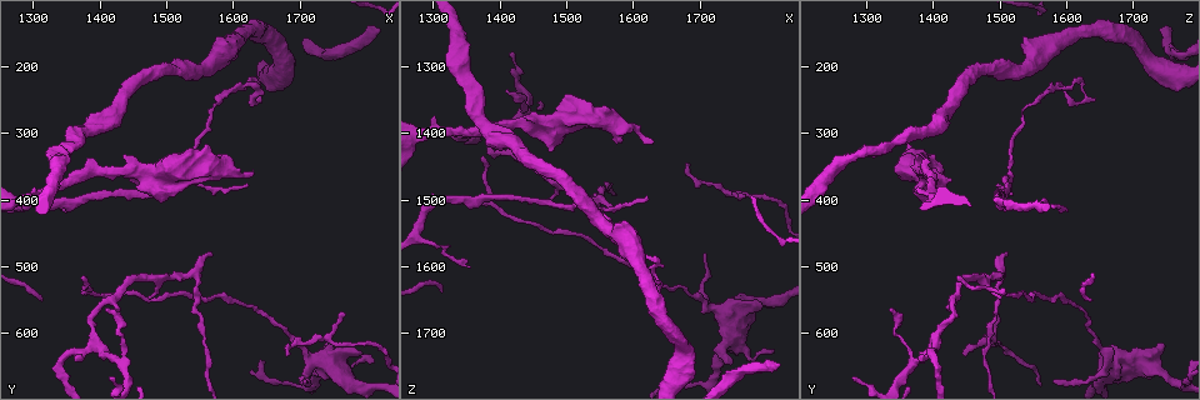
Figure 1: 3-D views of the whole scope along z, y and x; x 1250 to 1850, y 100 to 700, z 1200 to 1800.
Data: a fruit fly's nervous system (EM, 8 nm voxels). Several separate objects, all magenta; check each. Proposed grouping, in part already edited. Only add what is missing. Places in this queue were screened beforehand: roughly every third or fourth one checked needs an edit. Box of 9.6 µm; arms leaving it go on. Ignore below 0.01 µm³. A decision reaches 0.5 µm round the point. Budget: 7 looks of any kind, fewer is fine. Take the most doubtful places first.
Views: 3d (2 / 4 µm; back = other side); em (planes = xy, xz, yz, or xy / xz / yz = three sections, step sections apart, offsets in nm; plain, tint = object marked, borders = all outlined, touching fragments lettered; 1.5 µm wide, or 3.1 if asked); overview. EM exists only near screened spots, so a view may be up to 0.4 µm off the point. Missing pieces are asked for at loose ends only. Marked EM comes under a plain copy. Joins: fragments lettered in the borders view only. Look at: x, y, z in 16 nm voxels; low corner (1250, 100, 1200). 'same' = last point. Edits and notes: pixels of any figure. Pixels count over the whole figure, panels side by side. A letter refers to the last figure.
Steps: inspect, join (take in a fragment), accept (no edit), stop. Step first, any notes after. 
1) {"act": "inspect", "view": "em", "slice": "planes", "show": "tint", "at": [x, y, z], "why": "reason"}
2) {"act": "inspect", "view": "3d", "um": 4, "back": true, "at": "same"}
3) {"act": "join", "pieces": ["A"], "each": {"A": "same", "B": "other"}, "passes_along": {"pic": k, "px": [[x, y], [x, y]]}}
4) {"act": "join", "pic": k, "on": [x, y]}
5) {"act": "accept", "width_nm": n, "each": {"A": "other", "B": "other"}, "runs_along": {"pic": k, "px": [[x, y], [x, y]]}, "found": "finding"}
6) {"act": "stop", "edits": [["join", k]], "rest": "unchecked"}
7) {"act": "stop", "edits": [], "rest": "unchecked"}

{"act": "inspect", "view": "3d", "um": 4, "at": [1625, 385, 1500], "why": "tapers out"}

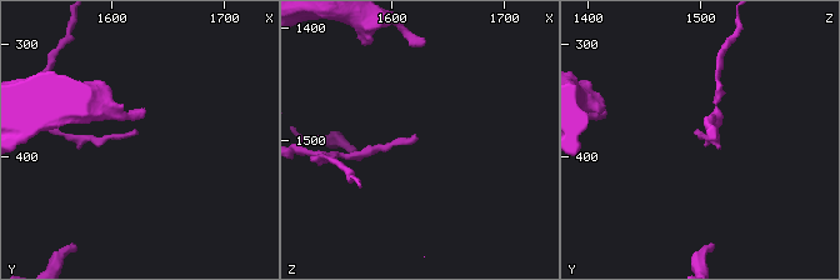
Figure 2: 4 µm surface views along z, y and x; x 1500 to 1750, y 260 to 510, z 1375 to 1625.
{"act": "inspect", "view": "em", "slice": "planes", "show": "borders", "at": [1622, 378, 1498]}

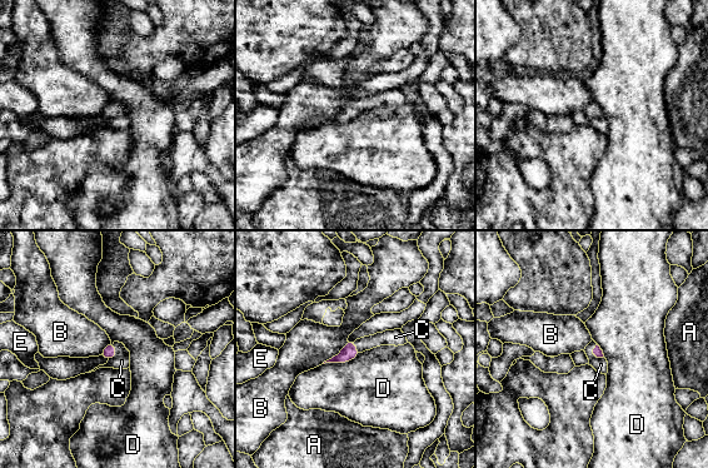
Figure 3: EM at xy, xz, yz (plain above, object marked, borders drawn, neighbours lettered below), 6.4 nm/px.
{"act": "join", "pieces": ["C"], "longest_contact_nm": ["D", 260], "each": {"A": "other", "B": "other", "C": "same", "D": "other", "E": "other"}, "found": "the neuron continues"}

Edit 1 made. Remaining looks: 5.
{"act": "inspect", "view": "overview"}

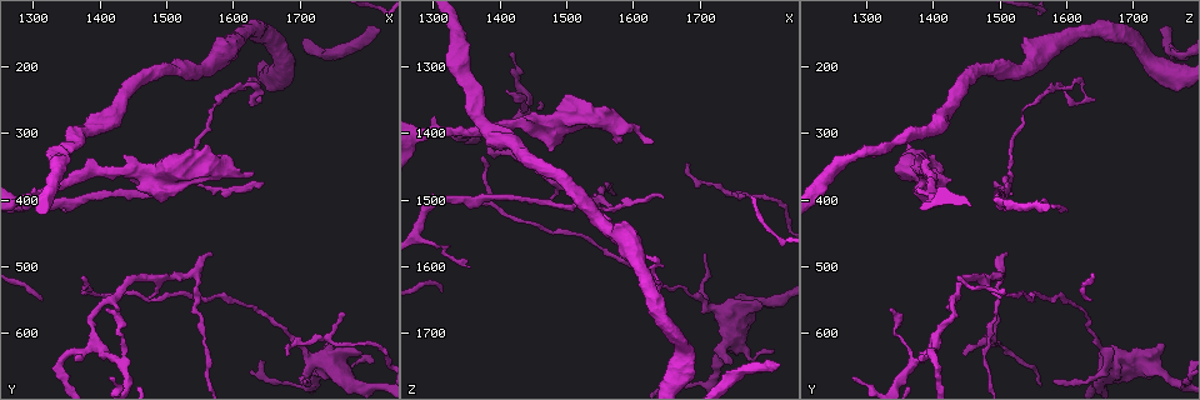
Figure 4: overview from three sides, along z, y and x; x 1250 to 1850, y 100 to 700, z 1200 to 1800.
{"act": "inspect", "view": "em", "slice": "planes", "show": "borders", "at": [1415, 665, 1280], "why": "tapers out"}

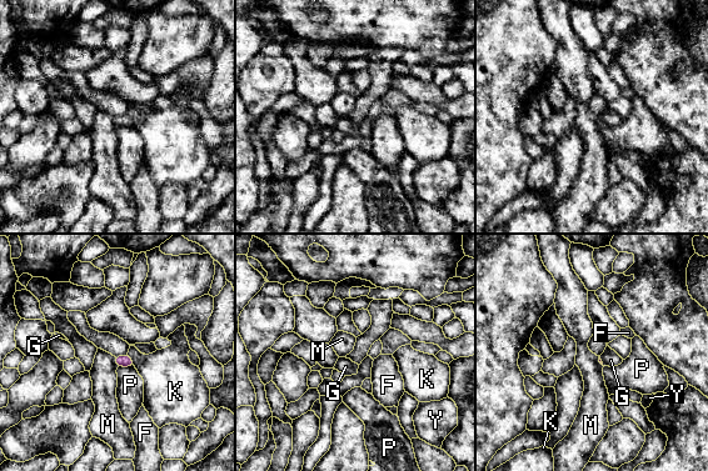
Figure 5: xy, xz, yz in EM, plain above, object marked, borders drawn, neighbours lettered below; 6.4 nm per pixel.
{"act": "accept", "each": {"F": "other", "G": "other", "K": "other", "M": "other", "P": "other", "Y": "other"}, "border": {"pic": 5, "px": [[113, 356], [113, 361], [118, 366]]}, "found": "none of them fits"}

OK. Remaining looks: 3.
{"act": "inspect", "view": "em", "slice": "xy", "step": 4, "show": "borders", "at": [1820, 140, 1755], "why": "branch stops here"}

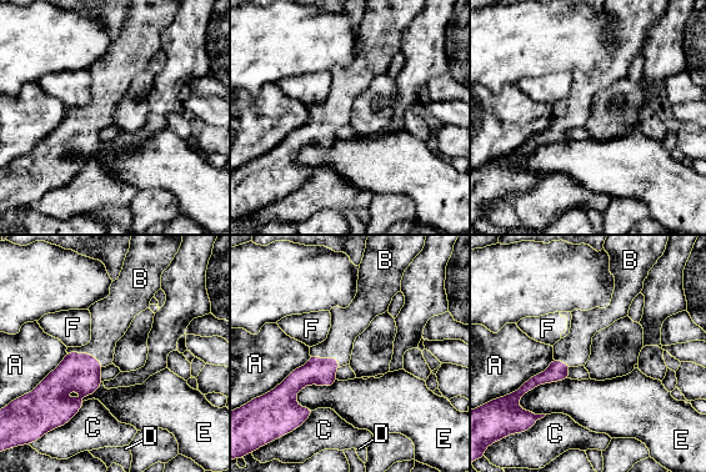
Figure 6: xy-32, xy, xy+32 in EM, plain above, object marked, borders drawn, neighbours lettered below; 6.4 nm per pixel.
{"act": "inspect", "view": "em", "slice": "planes", "show": "borders", "at": "same", "why": "another direction"}

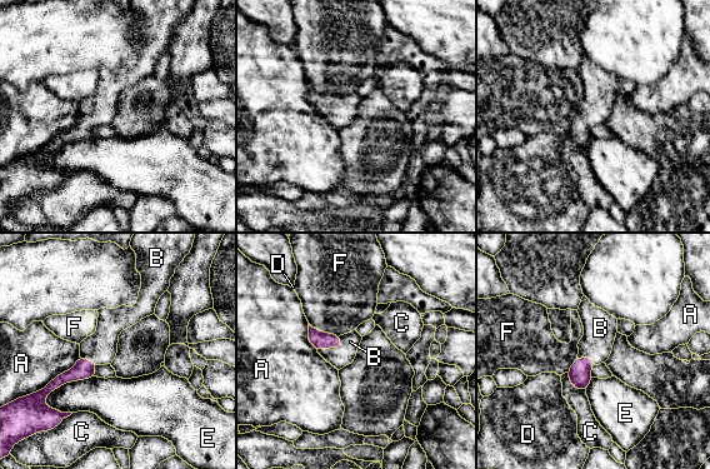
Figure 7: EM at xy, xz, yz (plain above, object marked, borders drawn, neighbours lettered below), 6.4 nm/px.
{"act": "join", "pieces": ["B"], "each": {"A": "other", "B": "same", "C": "other", "D": "other", "E": "other", "F": "other"}, "passes_along": {"pic": 7, "px": [[320, 340], [335, 348], [350, 342]]}, "found": "the neuron continues"}

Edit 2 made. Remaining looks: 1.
{"act": "stop", "edits": [["join", 3], ["join", 7]], "rest": "unchecked"}

